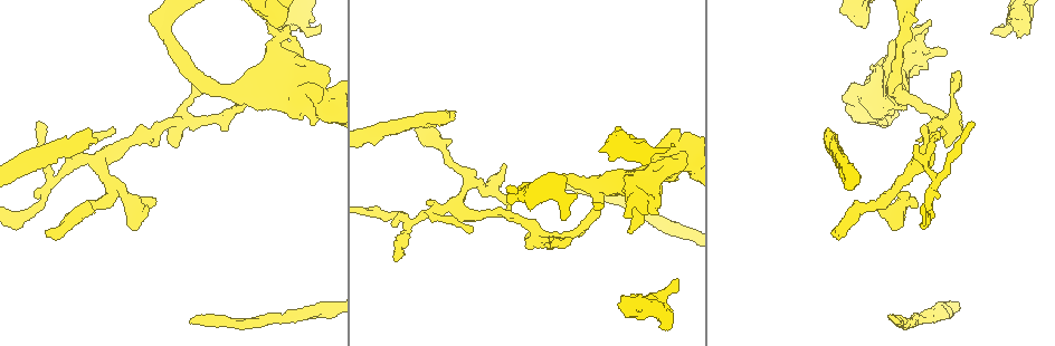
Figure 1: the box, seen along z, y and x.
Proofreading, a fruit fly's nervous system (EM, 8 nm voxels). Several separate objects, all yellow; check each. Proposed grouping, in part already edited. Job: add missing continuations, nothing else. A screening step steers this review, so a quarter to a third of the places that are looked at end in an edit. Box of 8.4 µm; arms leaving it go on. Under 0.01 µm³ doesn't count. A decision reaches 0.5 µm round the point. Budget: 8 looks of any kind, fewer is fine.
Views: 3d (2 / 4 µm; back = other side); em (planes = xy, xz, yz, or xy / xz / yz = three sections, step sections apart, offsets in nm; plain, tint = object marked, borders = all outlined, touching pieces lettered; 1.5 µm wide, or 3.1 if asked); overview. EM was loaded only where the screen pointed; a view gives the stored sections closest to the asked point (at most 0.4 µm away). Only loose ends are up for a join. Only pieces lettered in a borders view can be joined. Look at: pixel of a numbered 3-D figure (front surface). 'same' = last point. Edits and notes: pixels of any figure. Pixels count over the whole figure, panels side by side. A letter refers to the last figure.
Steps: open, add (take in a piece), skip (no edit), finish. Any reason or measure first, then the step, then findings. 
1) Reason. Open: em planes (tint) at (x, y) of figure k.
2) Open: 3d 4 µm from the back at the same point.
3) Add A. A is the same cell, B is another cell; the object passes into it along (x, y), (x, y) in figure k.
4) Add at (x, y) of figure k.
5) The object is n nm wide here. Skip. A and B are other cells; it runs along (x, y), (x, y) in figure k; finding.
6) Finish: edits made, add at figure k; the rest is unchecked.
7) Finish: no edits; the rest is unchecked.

Branch stops here. Open: em planes (borders) at (395, 259) of figure 1.

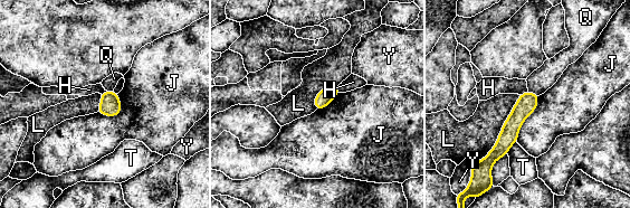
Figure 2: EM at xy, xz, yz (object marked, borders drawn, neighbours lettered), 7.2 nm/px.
The longest contact is with L, 550 nm. Skip. H, J, L, Q, T and Y are other cells; a border runs along (519, 95), (495, 144), (480, 160) in figure 2; none of them fits.

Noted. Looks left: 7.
Long arm stops here. Open: em planes (borders) at (454, 110) of figure 1.

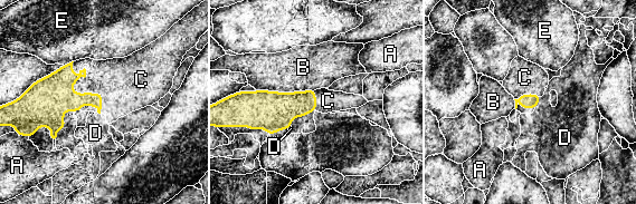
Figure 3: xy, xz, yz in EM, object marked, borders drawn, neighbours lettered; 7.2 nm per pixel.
Add C. C is the same cell, A, B, D and E are other cells; the object passes into it along (44, 104), (72, 89), (104, 77) in figure 3; the neuron continues.

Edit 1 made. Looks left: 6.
Branch stops here. Open: 3d 2 µm at (150, 205) of figure 1.

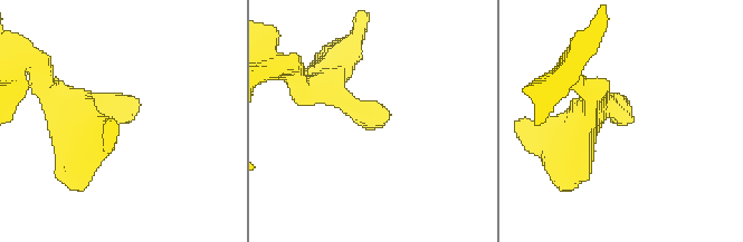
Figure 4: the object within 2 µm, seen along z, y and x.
Need the tissue. Open: em planes (borders) at (382, 121) of figure 4.

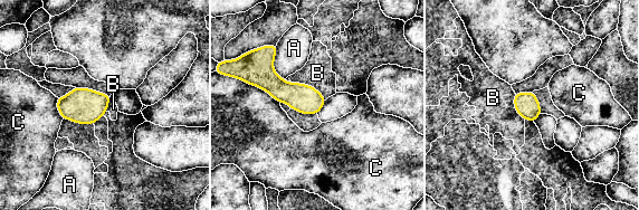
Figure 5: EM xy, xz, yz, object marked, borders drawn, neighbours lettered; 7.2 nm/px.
Skip. A, B and C are other cells; a border runs along (285, 79), (306, 83), (325, 99) in figure 5; none of them fits.

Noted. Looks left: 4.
Finish: edits made, add at figure 3; the rest is unchecked.

